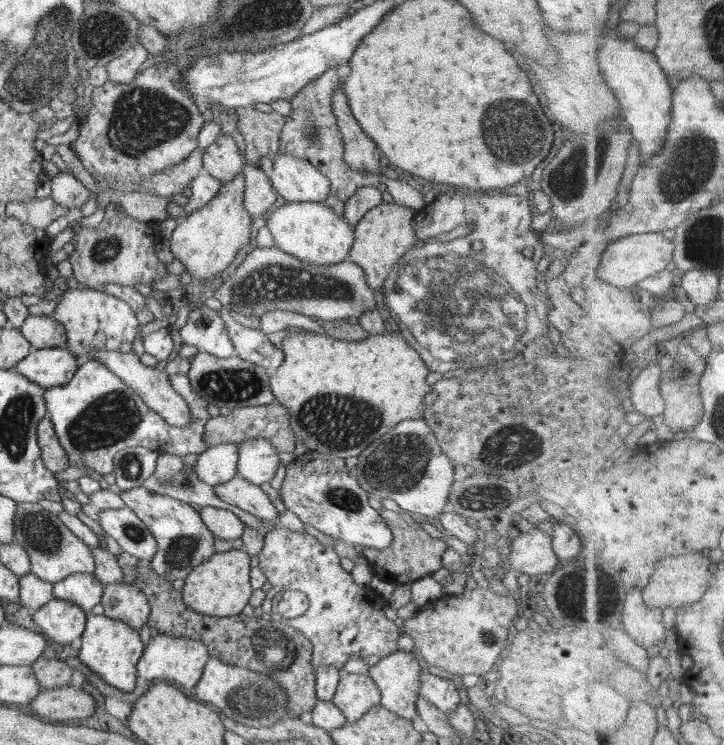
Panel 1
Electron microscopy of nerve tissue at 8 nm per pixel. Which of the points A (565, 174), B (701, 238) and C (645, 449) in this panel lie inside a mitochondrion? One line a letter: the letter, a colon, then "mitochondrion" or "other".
A: mitochondrion
B: mitochondrion
C: other

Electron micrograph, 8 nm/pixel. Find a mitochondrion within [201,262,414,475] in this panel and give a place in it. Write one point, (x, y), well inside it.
(333, 420)

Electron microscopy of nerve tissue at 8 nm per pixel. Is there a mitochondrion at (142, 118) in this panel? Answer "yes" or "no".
yes

